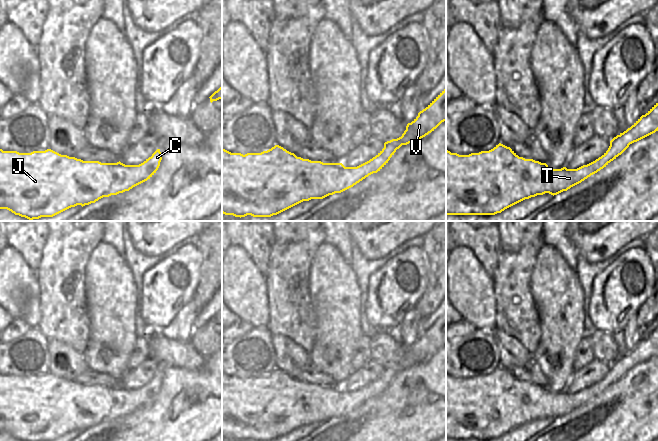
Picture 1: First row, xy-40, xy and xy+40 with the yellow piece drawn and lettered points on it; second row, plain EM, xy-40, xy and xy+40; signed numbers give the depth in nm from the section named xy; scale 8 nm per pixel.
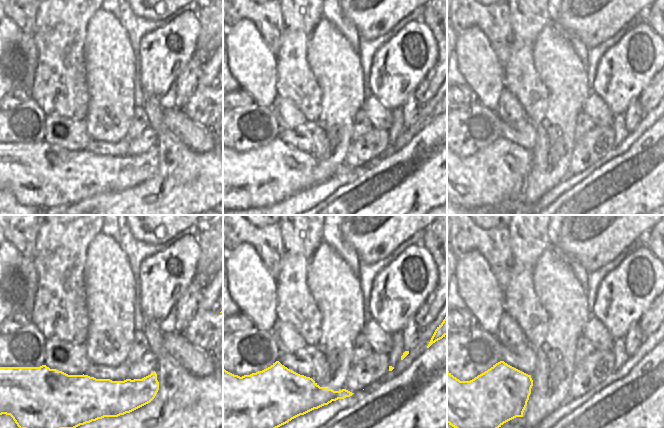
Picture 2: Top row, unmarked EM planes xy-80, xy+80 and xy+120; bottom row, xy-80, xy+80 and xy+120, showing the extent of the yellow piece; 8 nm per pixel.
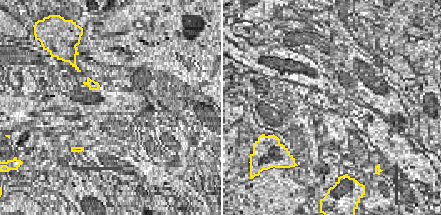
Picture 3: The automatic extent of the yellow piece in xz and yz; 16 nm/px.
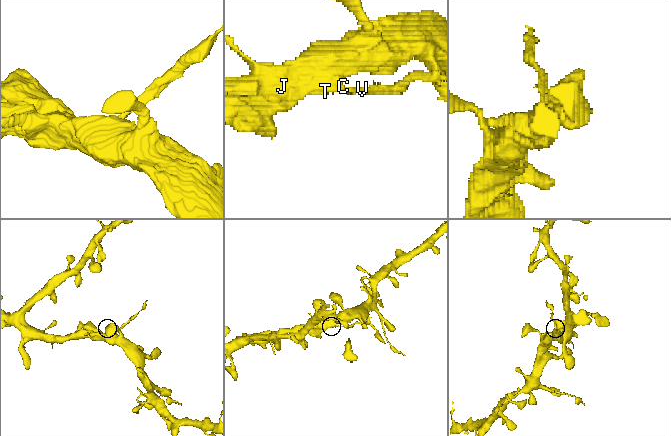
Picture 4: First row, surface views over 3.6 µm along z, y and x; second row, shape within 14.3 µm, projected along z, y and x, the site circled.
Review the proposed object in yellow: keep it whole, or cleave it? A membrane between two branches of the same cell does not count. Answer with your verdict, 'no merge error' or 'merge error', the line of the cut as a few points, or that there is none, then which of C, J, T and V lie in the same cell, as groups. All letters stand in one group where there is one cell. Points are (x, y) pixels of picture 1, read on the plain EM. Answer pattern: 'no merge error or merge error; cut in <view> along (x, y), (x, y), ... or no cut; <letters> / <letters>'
merge error; cut in xy+40 along (619, 359), (619, 362), (628, 369); C J T / V

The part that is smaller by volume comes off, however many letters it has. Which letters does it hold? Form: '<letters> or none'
V

